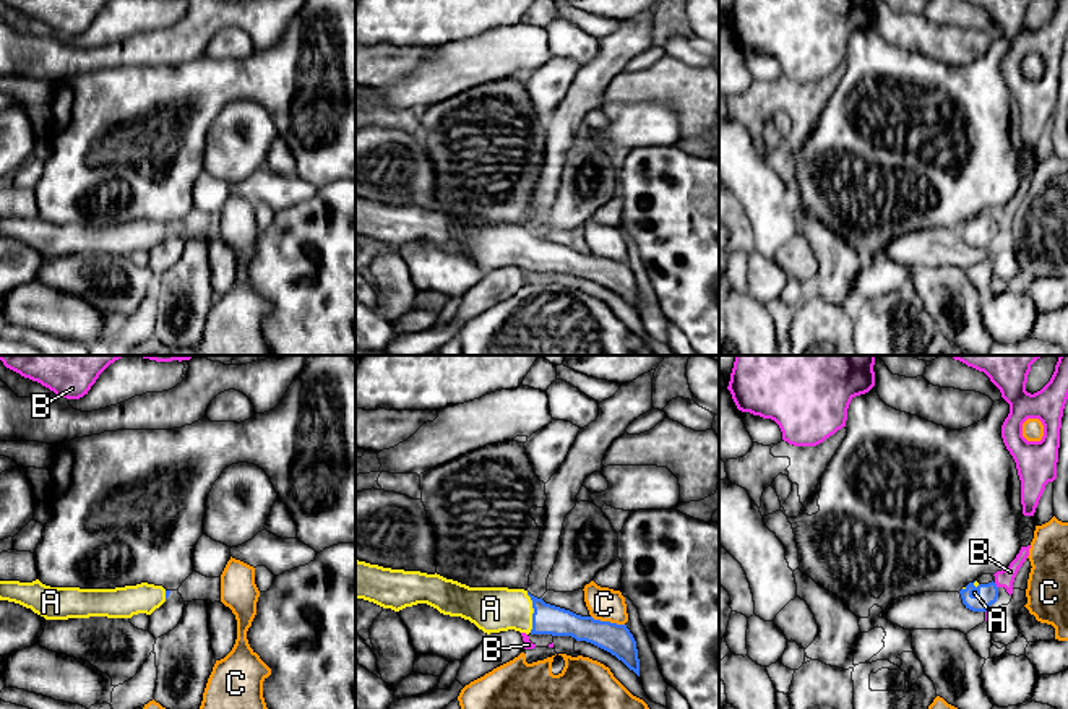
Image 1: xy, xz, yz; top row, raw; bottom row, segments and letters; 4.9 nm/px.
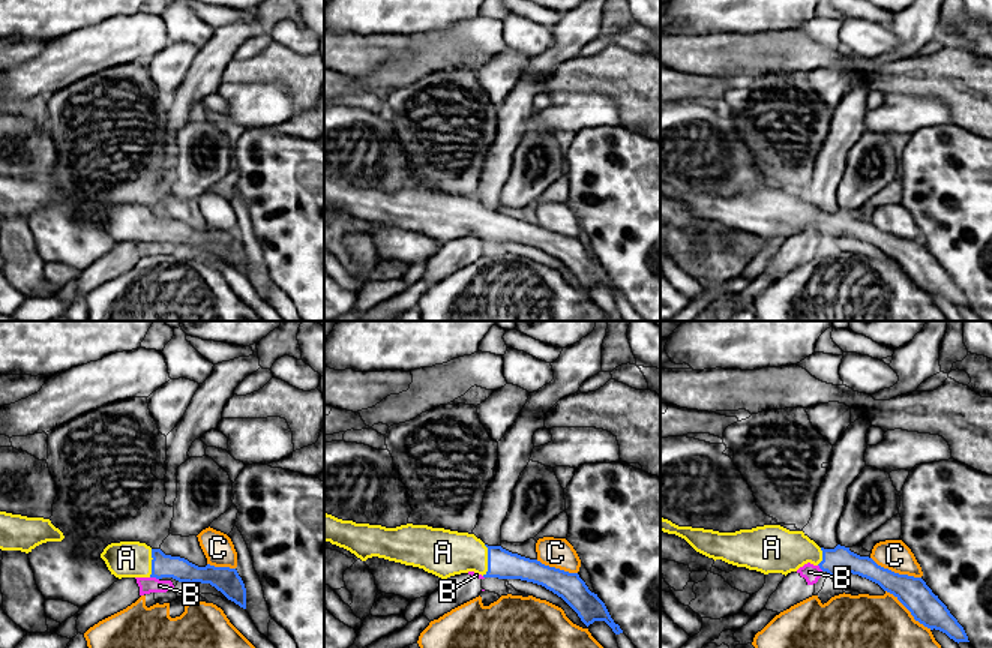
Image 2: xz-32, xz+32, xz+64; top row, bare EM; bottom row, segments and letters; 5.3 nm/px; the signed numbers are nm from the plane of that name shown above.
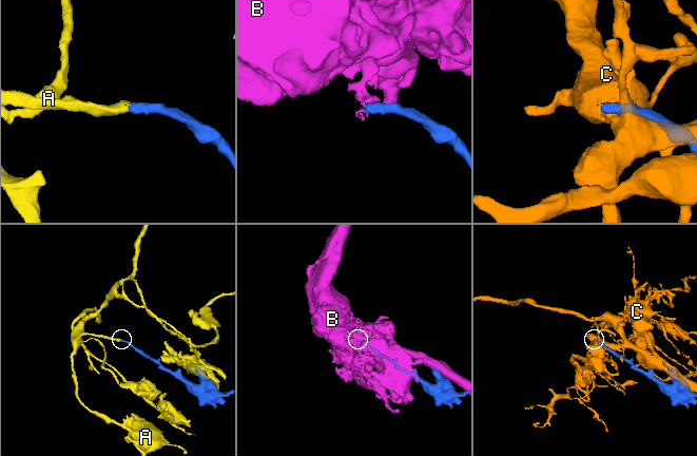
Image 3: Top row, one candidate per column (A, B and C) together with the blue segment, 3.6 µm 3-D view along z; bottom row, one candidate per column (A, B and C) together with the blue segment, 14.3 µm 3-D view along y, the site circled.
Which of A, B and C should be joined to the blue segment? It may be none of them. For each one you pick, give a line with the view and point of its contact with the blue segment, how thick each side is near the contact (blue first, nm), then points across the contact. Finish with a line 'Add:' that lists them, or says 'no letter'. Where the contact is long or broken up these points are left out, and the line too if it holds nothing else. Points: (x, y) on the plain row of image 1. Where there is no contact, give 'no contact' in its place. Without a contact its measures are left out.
A: contact xz (534, 249); calibres 150 and 220 nm; way xz (547, 255), (541, 255), (534, 249), (490, 245)
Add: A

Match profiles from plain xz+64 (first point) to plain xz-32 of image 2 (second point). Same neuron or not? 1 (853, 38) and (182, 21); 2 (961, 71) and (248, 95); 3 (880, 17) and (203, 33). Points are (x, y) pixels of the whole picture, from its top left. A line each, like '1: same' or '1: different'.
1: same
2: different
3: different

